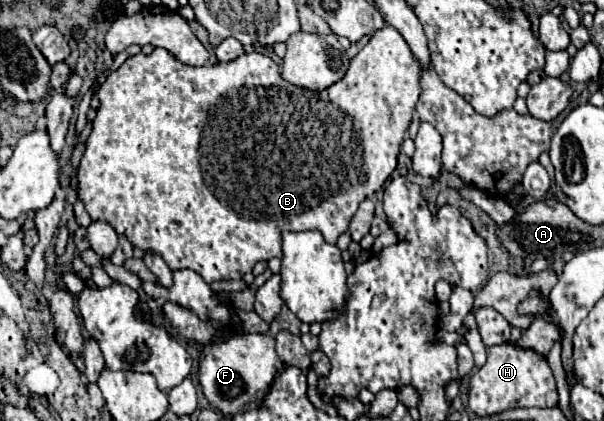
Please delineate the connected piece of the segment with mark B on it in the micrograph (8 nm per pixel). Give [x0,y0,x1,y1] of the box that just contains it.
[78,25,420,283]

